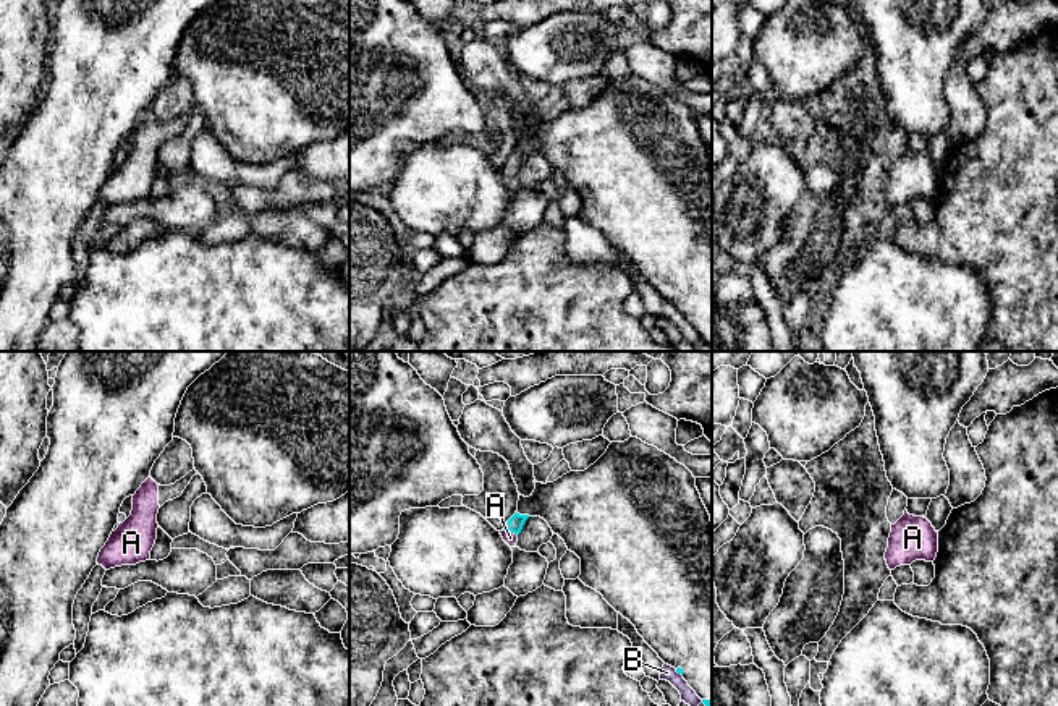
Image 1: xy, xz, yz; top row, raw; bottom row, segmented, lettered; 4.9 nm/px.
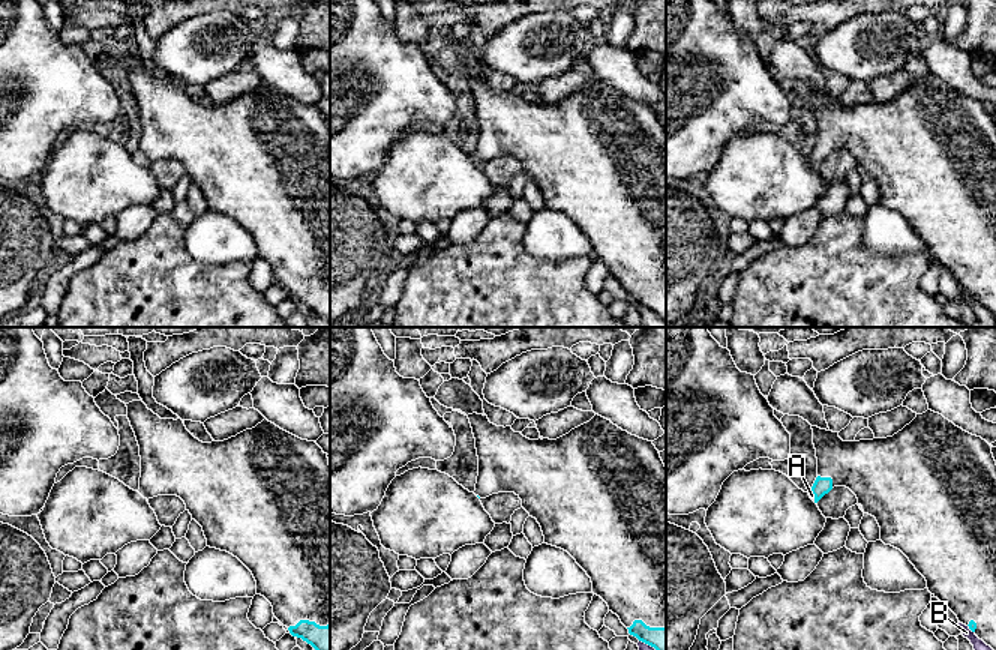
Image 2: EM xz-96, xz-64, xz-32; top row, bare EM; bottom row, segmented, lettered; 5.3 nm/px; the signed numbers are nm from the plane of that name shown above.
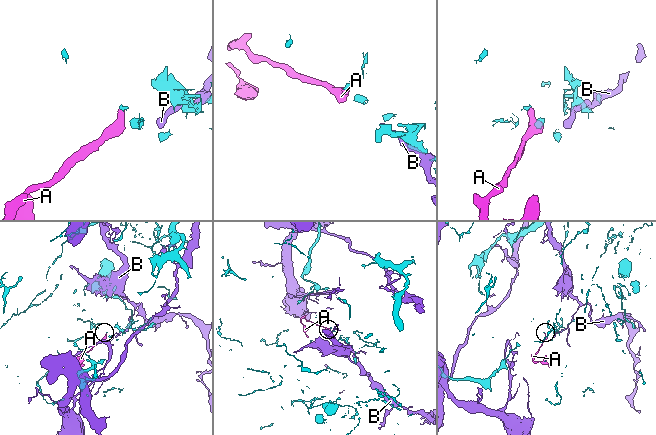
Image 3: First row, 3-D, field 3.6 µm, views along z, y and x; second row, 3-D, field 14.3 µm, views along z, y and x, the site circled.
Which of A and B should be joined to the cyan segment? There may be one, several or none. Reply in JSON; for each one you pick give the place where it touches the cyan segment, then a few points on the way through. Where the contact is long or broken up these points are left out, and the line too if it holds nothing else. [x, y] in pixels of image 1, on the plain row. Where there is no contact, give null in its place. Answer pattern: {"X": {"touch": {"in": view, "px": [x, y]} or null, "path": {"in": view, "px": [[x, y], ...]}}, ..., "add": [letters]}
{"A": {"touch": {"in": "xz", "px": [510, 167]}, "path": {"in": "xz", "px": [[515, 161], [510, 167], [510, 175]]}}, "add": ["A"]}

